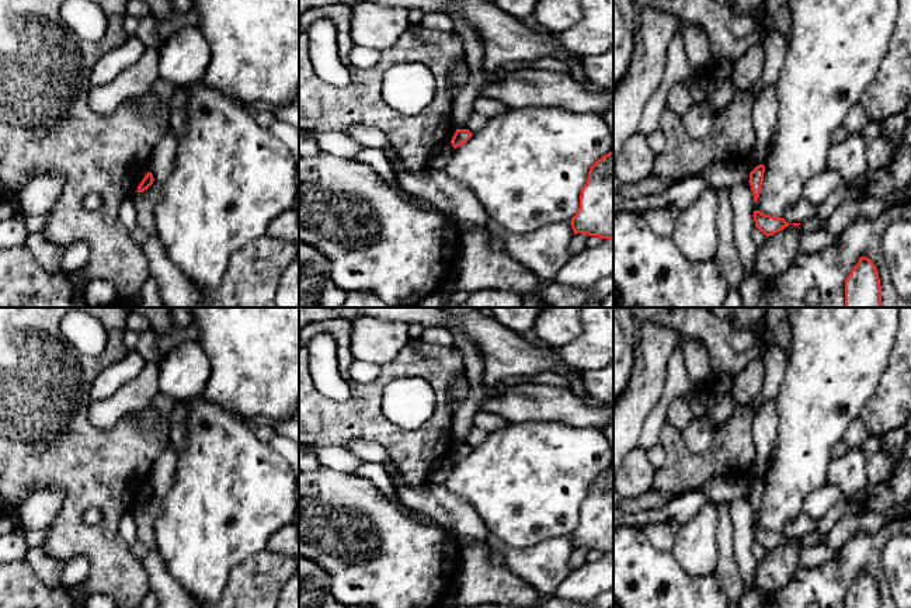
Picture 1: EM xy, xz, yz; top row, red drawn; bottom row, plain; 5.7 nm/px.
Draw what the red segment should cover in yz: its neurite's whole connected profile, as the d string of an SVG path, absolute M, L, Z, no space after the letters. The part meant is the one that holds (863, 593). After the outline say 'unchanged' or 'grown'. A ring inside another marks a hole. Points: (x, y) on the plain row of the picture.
M859 573L845 594L845 608L882 608L879 587L870 573Z; unchanged

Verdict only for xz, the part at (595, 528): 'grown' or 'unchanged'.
unchanged

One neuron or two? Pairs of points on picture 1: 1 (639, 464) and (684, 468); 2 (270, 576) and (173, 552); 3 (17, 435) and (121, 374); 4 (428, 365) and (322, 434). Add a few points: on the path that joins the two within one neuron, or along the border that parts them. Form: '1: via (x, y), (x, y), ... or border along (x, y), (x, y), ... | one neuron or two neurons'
1: border along (657, 469), (652, 489) | two neurons
2: border along (263, 549), (247, 556), (232, 570), (222, 593) | two neurons
3: border along (110, 365), (94, 379), (90, 391), (91, 400) | two neurons
4: via (402, 367), (393, 369), (348, 414) | one neuron

